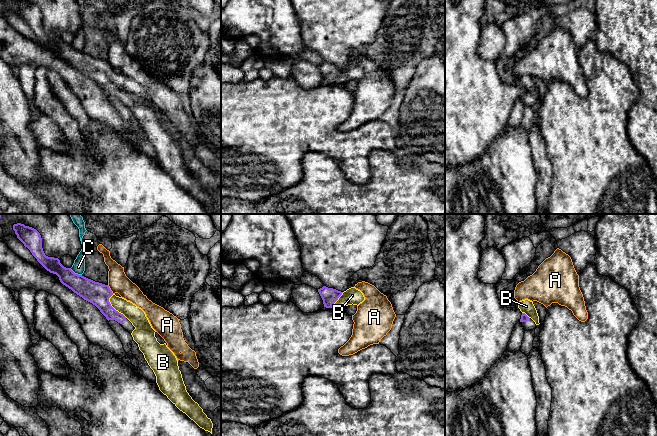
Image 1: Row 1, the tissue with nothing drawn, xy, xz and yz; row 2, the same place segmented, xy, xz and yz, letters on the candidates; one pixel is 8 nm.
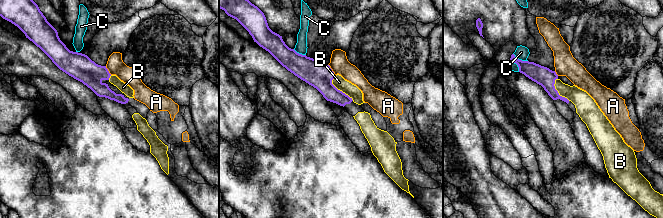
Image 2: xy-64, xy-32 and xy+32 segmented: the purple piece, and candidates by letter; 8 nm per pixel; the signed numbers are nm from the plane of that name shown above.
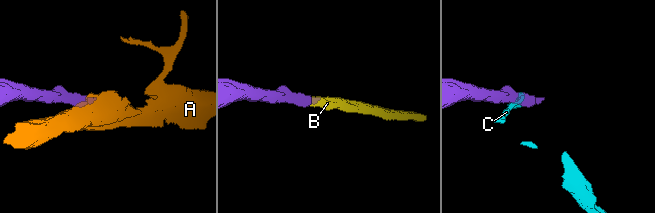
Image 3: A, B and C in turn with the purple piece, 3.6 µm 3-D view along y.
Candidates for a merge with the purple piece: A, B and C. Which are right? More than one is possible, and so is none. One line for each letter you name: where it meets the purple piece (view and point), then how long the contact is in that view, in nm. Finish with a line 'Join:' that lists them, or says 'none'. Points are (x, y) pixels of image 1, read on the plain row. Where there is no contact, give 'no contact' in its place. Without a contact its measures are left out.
B: xy (112, 83) | 220 nm
Join: B

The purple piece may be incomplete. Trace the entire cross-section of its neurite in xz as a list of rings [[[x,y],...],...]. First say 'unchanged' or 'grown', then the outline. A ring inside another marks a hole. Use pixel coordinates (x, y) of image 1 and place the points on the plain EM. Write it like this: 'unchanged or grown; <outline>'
grown; [[[323,62],[318,65],[318,68],[323,76],[324,83],[326,84],[344,84],[348,81],[359,81],[365,76],[363,69],[351,63],[344,68],[338,67],[333,64]]]

